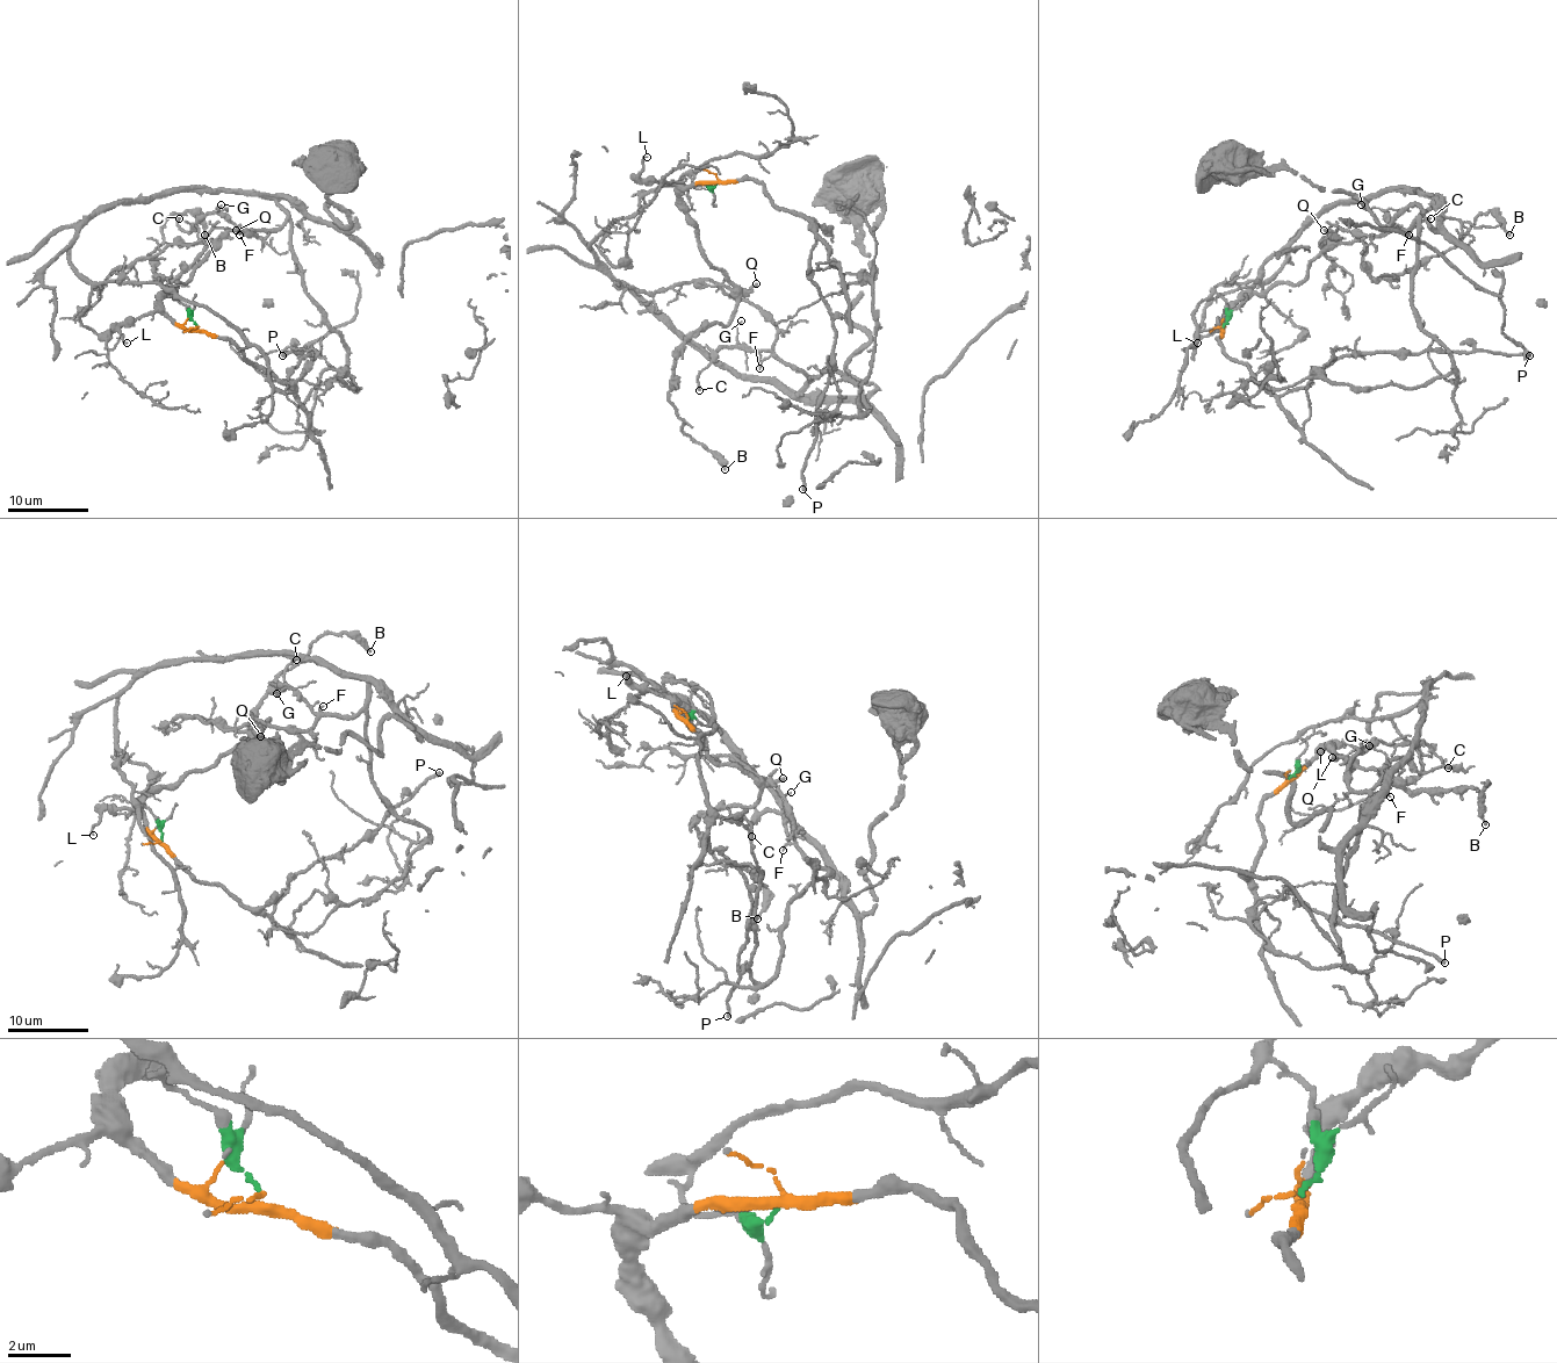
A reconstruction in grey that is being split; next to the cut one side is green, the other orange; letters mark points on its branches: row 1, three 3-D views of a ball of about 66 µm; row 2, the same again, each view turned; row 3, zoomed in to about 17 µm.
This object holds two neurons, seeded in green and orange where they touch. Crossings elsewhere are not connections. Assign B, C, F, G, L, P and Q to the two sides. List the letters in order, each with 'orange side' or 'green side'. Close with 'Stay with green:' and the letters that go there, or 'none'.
B: orange side
C: green side
F: green side
G: green side
L: orange side
P: orange side
Q: orange side
Stay with green: C, F, G

